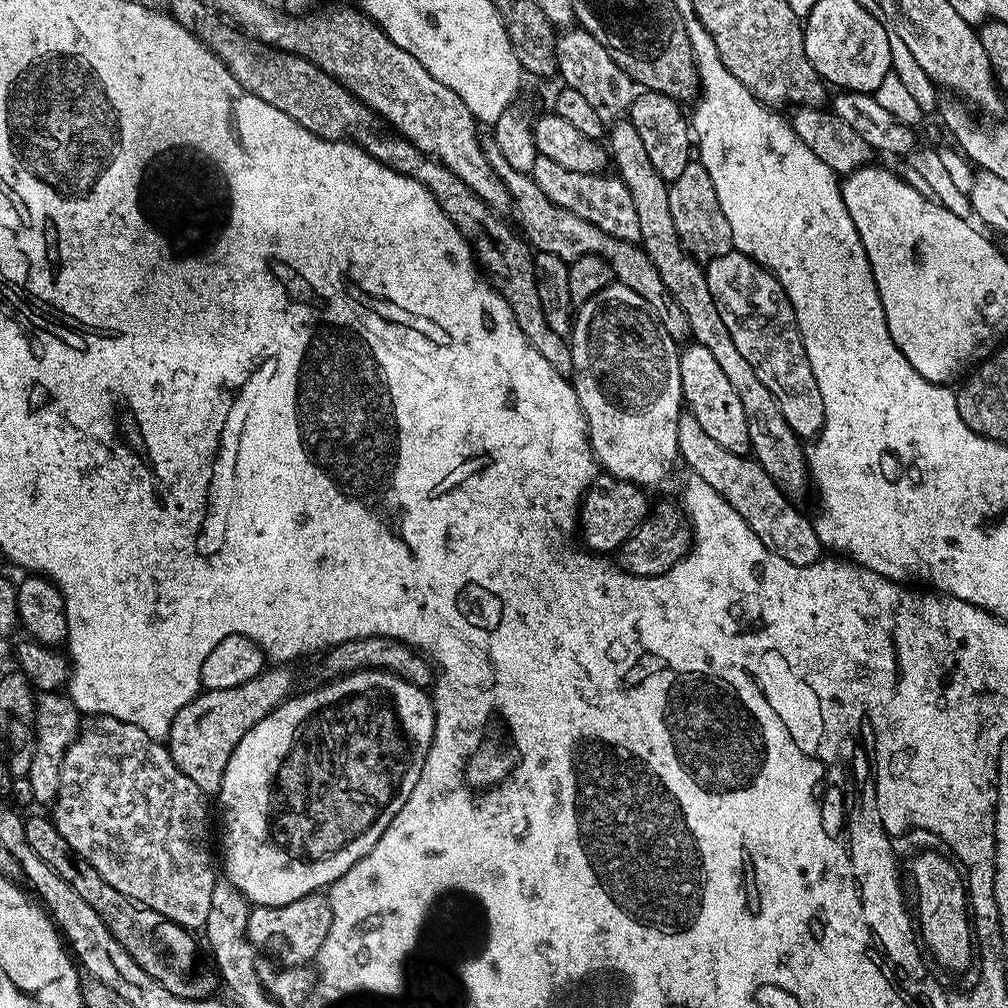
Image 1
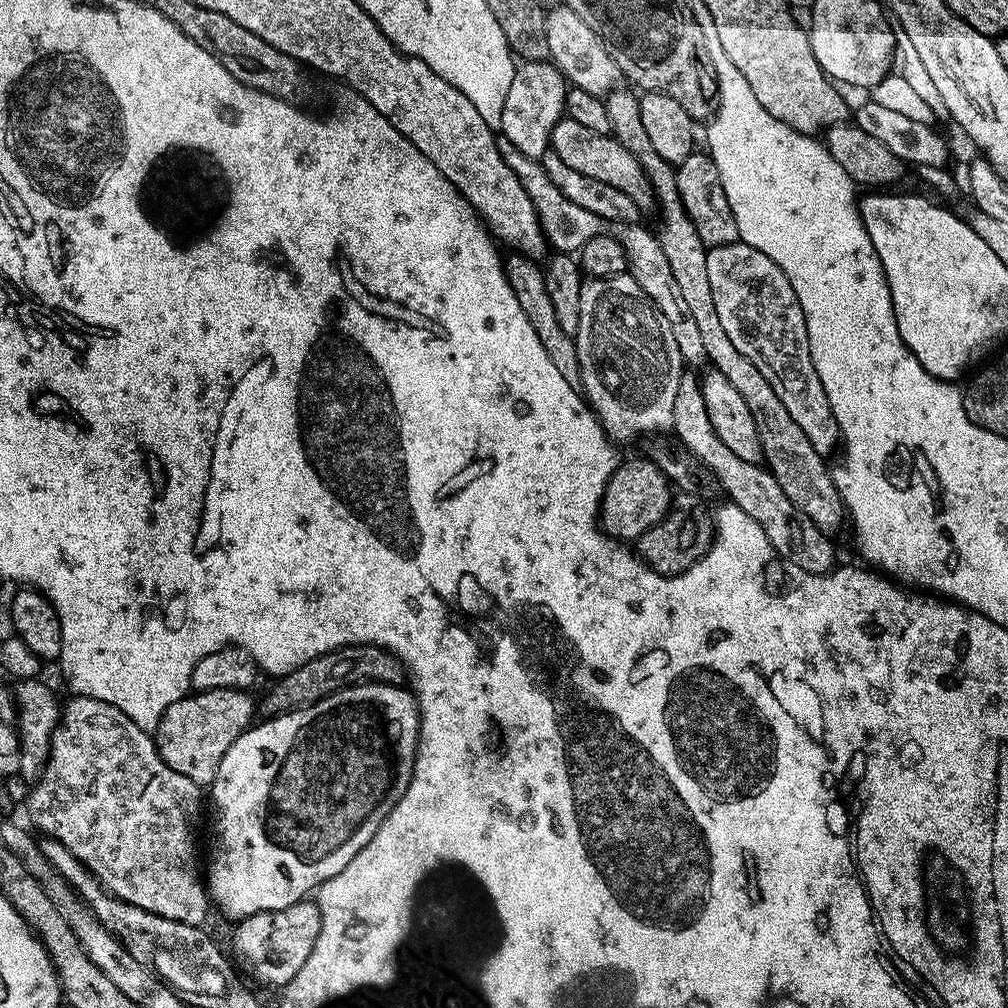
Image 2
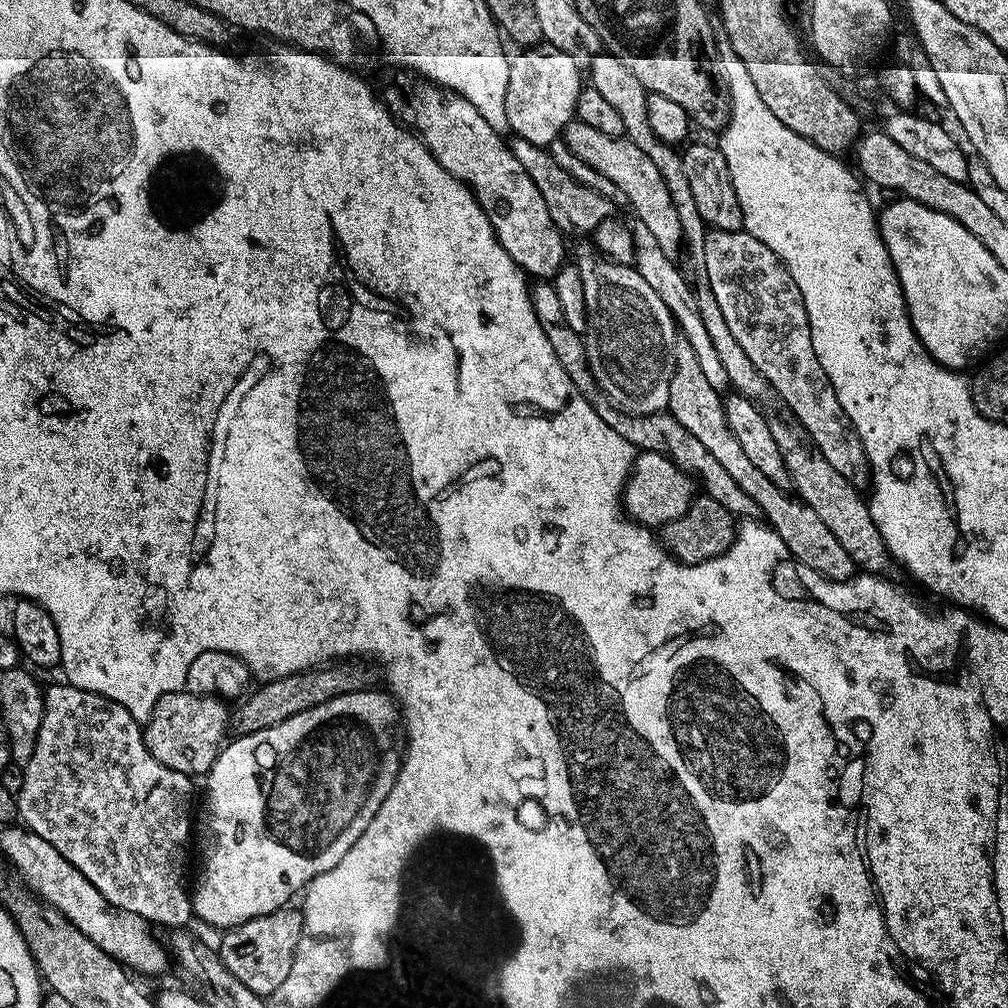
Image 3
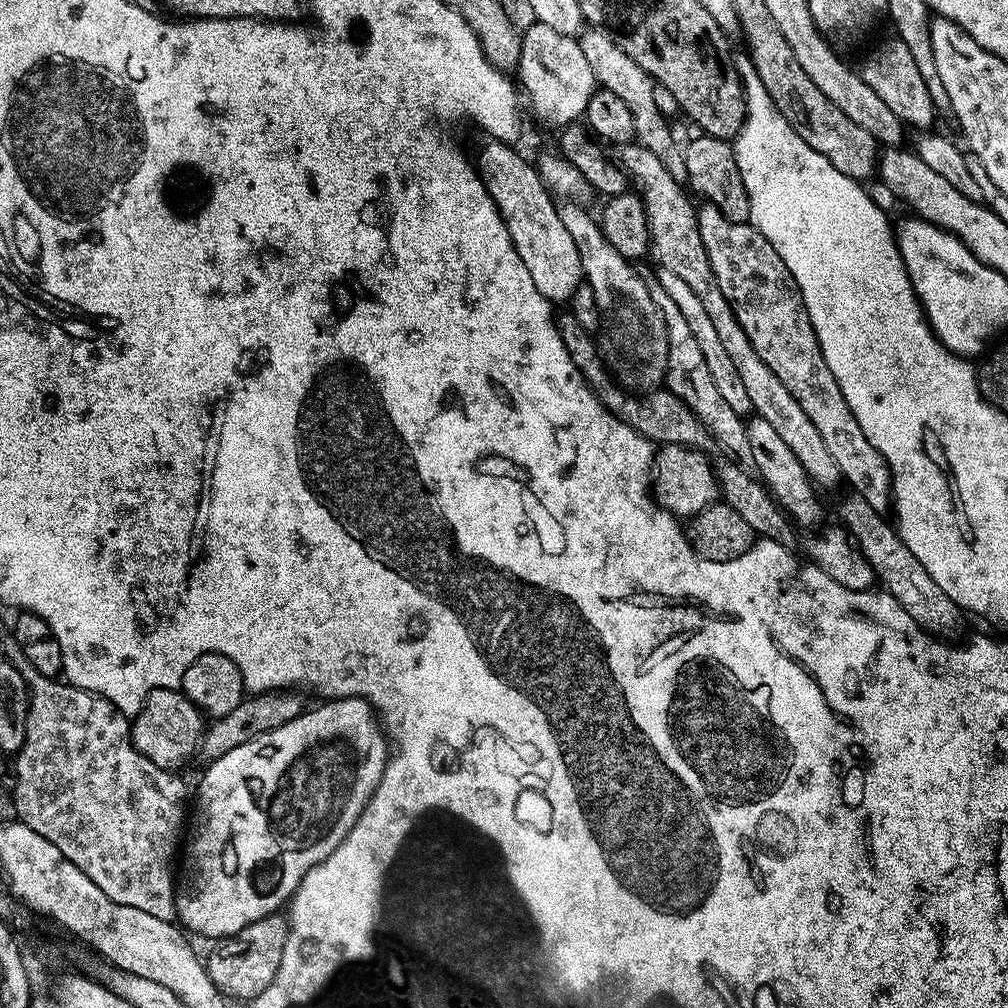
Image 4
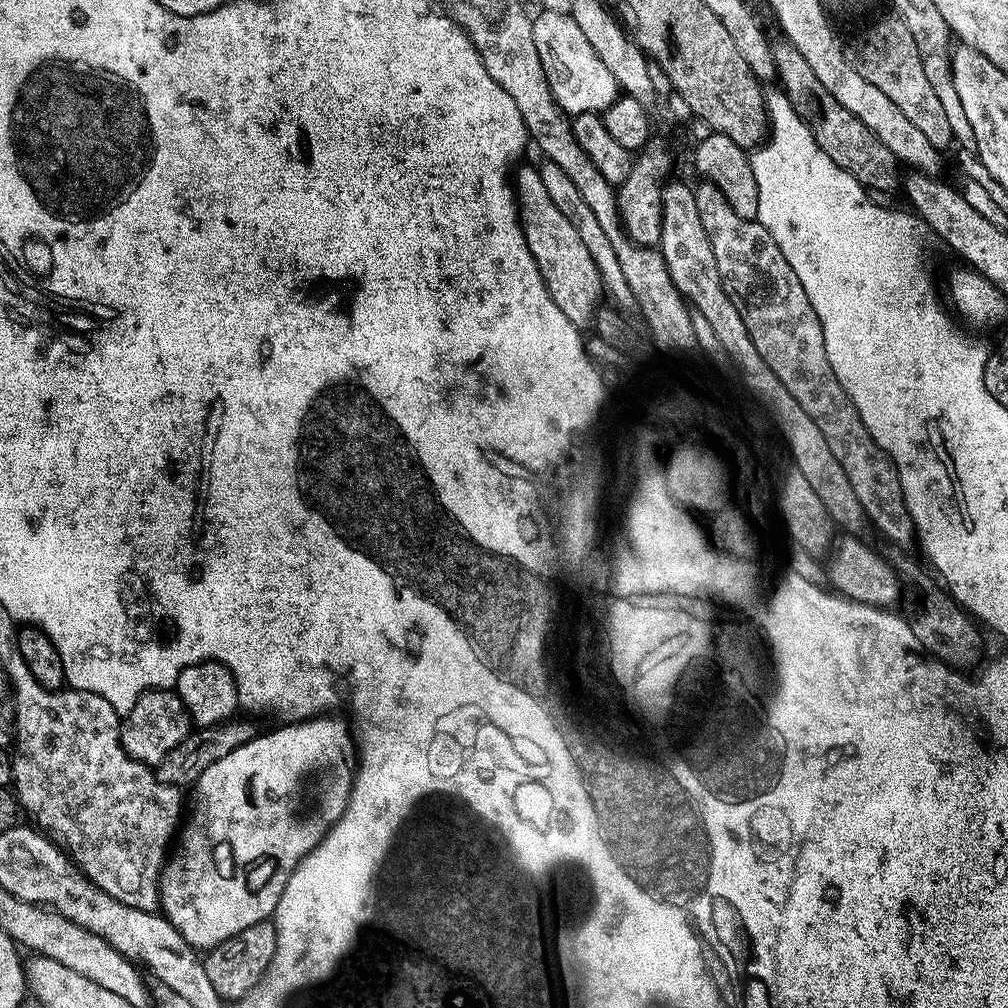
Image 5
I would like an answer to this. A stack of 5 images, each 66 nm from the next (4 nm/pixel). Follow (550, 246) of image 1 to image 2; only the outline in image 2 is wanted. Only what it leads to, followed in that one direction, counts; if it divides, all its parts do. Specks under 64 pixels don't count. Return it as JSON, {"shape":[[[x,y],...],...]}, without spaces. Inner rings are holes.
{"shape":[[[501,139],[499,145],[504,161],[516,172],[517,179],[520,180],[526,194],[530,194],[530,198],[534,202],[534,210],[538,214],[540,225],[549,245],[560,254],[579,253],[580,248],[586,246],[586,242],[590,242],[590,238],[594,235],[592,212],[578,206],[578,202],[574,202],[561,194],[556,188],[556,183],[548,177],[548,171],[544,169],[544,165],[540,160],[526,158],[508,140]],[[620,222],[615,225],[614,235],[621,246],[626,250],[628,272],[646,290],[646,294],[666,314],[666,322],[670,322],[670,330],[674,330],[674,342],[678,342],[680,357],[685,365],[704,364],[707,361],[706,346],[702,346],[702,334],[690,309],[686,306],[682,294],[678,294],[678,282],[674,282],[674,274],[670,274],[670,262],[666,262],[666,254],[662,254],[662,246],[655,231],[643,228],[640,222]]]}

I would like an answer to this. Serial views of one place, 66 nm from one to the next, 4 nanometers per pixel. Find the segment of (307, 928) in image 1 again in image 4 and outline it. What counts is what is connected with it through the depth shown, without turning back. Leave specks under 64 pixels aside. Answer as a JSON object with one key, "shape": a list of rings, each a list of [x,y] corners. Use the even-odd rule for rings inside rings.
{"shape":[[[273,914],[258,922],[250,922],[233,936],[217,939],[216,949],[206,956],[206,967],[214,986],[233,1001],[255,1000],[258,994],[262,994],[262,990],[266,990],[266,986],[270,986],[270,982],[274,982],[274,974],[278,974],[287,937],[287,915]]]}

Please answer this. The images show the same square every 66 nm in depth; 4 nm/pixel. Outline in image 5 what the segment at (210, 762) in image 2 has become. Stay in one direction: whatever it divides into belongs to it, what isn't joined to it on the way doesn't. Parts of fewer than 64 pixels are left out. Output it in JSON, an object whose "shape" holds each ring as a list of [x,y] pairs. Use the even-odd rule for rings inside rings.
{"shape":[[[154,688],[141,692],[134,702],[134,708],[123,713],[120,721],[120,741],[126,754],[144,764],[155,766],[160,764],[170,750],[183,744],[193,728],[192,718],[179,694],[175,690]]]}

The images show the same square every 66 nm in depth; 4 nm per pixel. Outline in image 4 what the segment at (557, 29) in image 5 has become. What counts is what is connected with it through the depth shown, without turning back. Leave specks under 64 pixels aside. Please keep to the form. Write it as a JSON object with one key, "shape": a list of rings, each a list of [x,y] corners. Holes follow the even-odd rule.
{"shape":[[[534,23],[523,29],[519,72],[519,83],[525,84],[522,90],[528,94],[528,104],[544,124],[577,123],[587,113],[590,98],[598,91],[597,80],[580,49],[579,39],[558,34],[558,30],[550,30],[545,24]]]}

